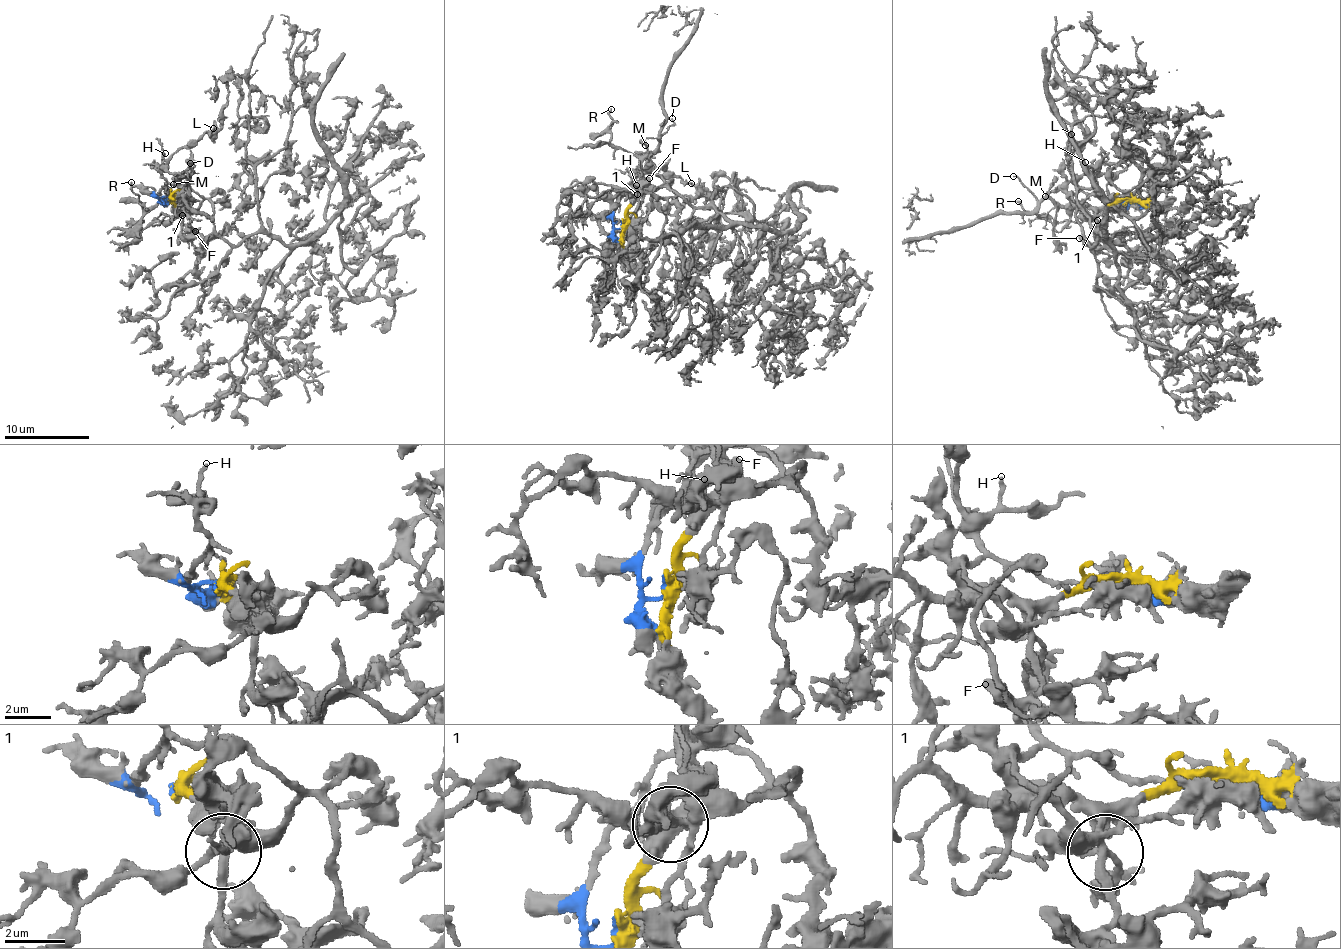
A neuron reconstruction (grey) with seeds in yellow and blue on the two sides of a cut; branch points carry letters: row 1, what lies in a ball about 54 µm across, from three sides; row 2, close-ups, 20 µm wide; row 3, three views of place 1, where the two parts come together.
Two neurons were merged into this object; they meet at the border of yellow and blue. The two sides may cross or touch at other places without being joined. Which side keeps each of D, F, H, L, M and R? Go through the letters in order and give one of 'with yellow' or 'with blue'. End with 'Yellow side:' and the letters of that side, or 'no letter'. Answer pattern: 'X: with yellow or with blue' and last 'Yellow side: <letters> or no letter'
D: with yellow
F: with yellow
H: with blue
L: with blue
M: with yellow
R: with yellow
Yellow side: D, F, M, R

